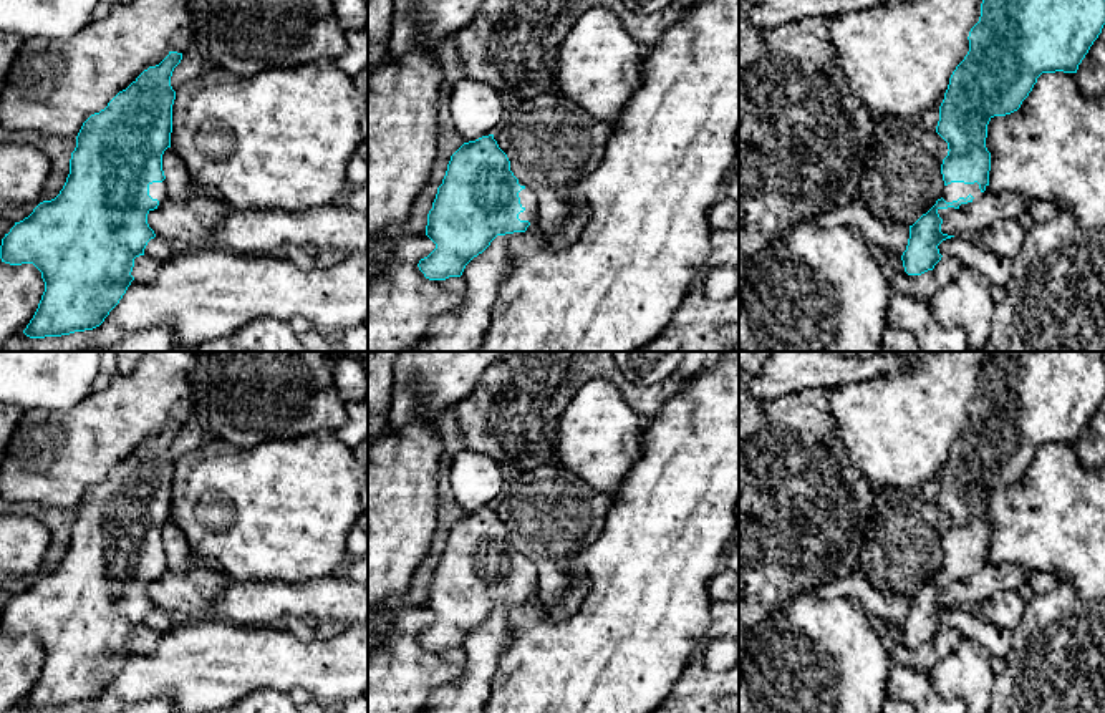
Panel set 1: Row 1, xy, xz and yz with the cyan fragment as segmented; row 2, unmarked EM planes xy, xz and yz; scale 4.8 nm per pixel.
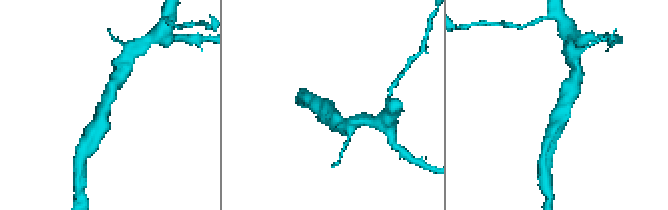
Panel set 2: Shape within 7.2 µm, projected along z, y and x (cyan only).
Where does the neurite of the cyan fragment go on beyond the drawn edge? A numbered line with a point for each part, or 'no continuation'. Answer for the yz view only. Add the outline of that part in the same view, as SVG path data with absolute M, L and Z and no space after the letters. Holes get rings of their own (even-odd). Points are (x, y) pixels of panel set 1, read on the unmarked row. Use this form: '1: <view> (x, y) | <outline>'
1: yz (953, 562) | M951 554L951 555L944 557L941 569L946 574L953 574L953 572L958 572L959 569L966 570L971 565L974 569L972 570L972 574L974 574L974 572L981 570L984 564L979 560L977 554L974 554L974 555ZM986 557L984 564L987 564L987 562L991 562L989 557Z

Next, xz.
1: xz (529, 571) | M519 552L519 555L524 559L519 564L519 569L520 569L522 579L525 580L524 584L519 585L519 590L520 592L528 592L530 597L527 599L527 602L532 602L537 597L538 569L537 569L535 562L530 557L525 557L520 552Z

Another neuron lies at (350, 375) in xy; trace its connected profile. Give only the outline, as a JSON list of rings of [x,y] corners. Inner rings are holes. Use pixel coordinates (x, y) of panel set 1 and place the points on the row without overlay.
[[[346,353],[338,360],[333,378],[336,391],[345,403],[364,401],[368,395],[366,368],[366,363]]]

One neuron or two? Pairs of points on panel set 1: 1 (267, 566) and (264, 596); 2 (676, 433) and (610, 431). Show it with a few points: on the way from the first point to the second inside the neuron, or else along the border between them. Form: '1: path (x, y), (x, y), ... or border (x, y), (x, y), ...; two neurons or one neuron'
1: border (231, 579), (303, 584); two neurons
2: border (646, 420), (641, 430), (640, 456), (630, 468); two neurons

